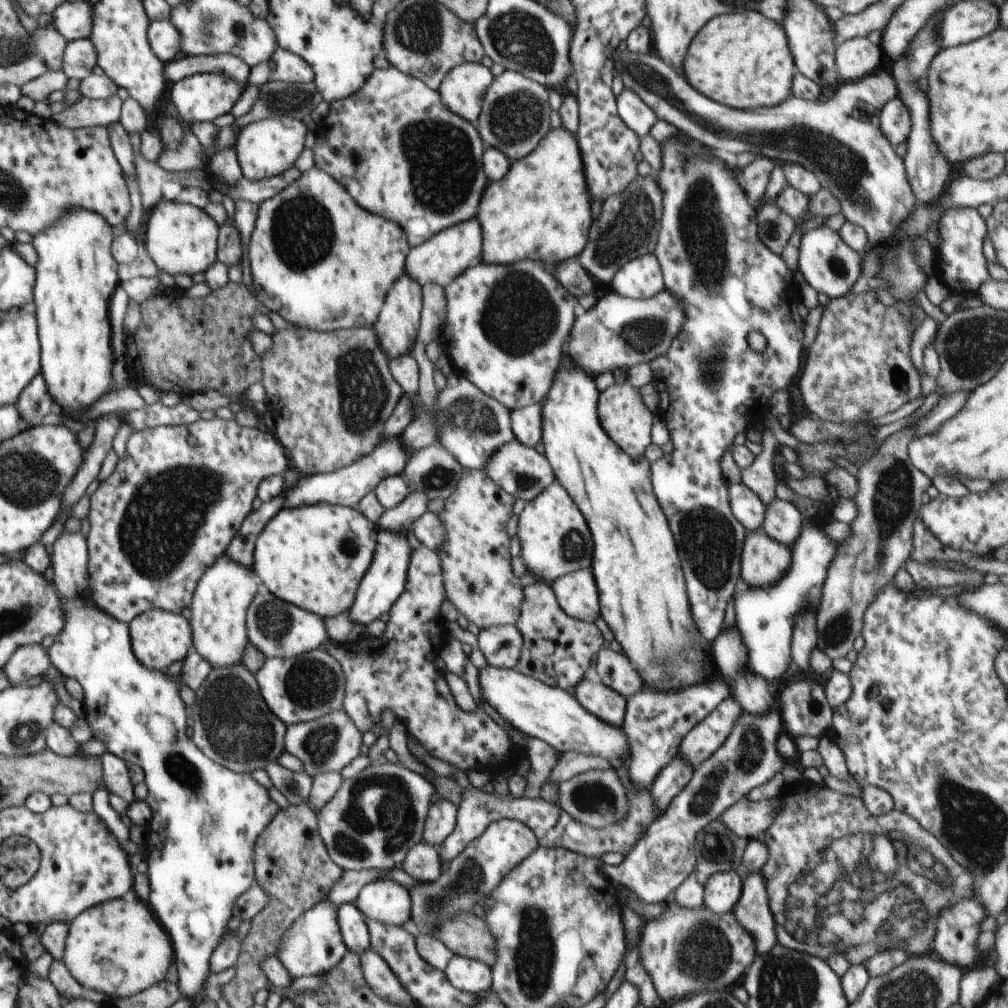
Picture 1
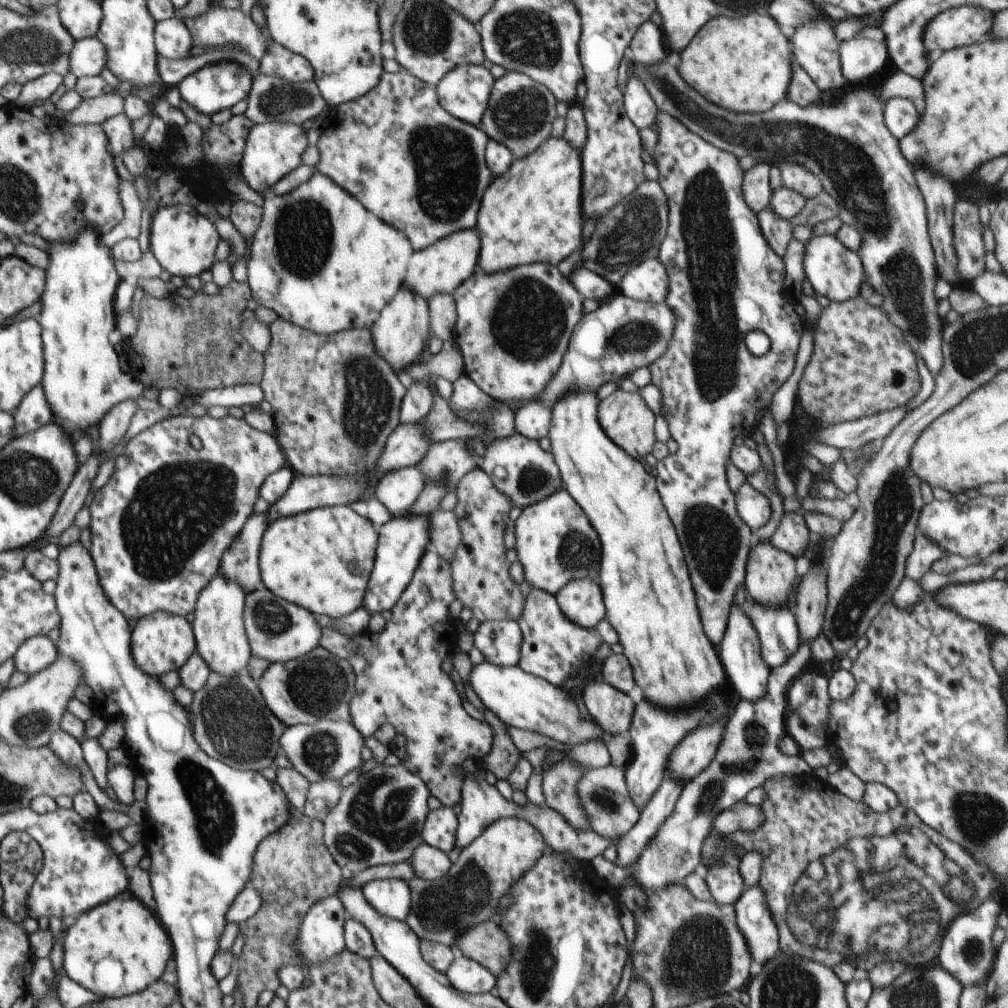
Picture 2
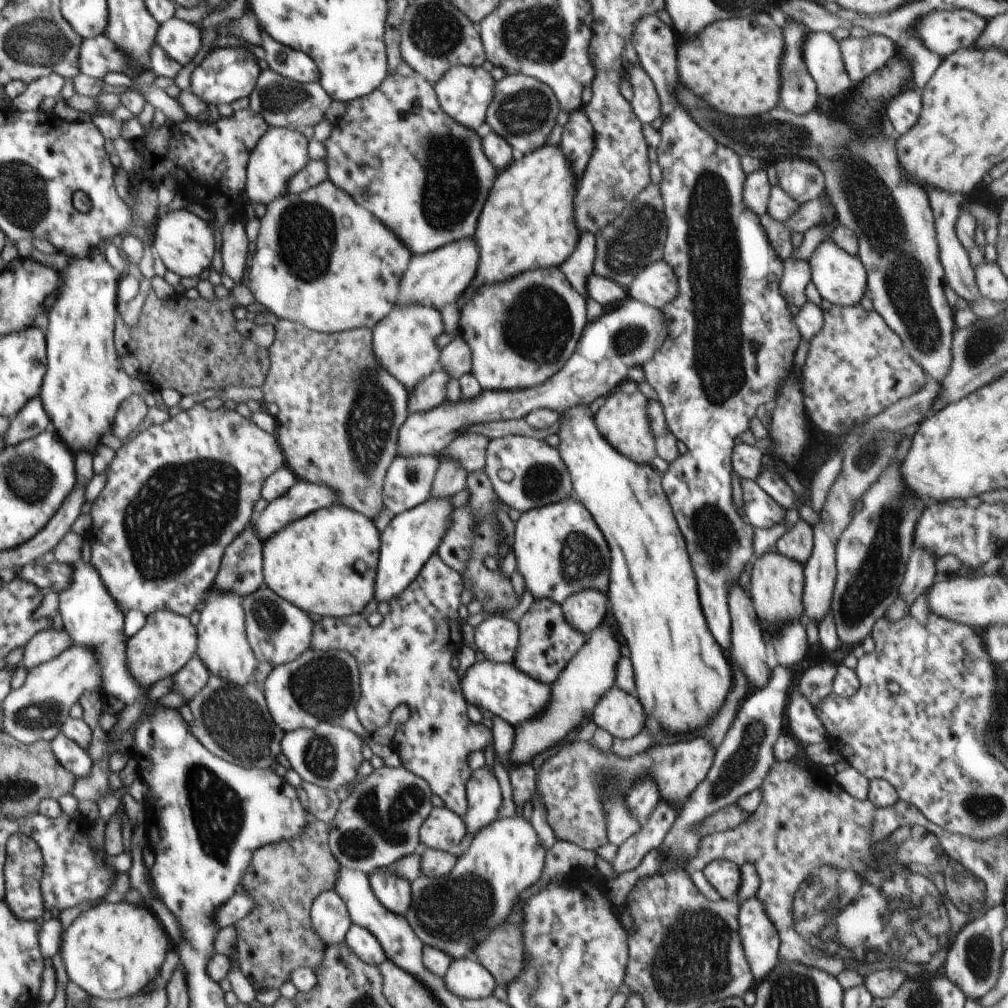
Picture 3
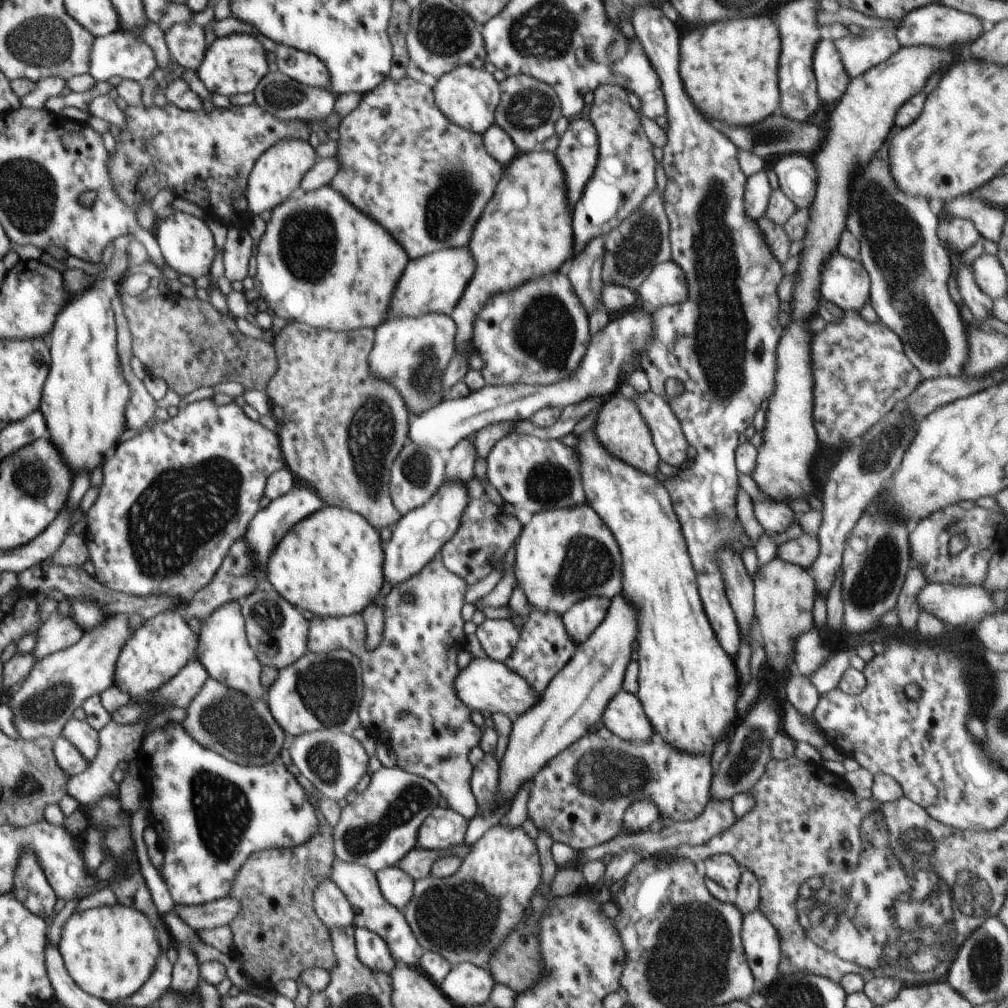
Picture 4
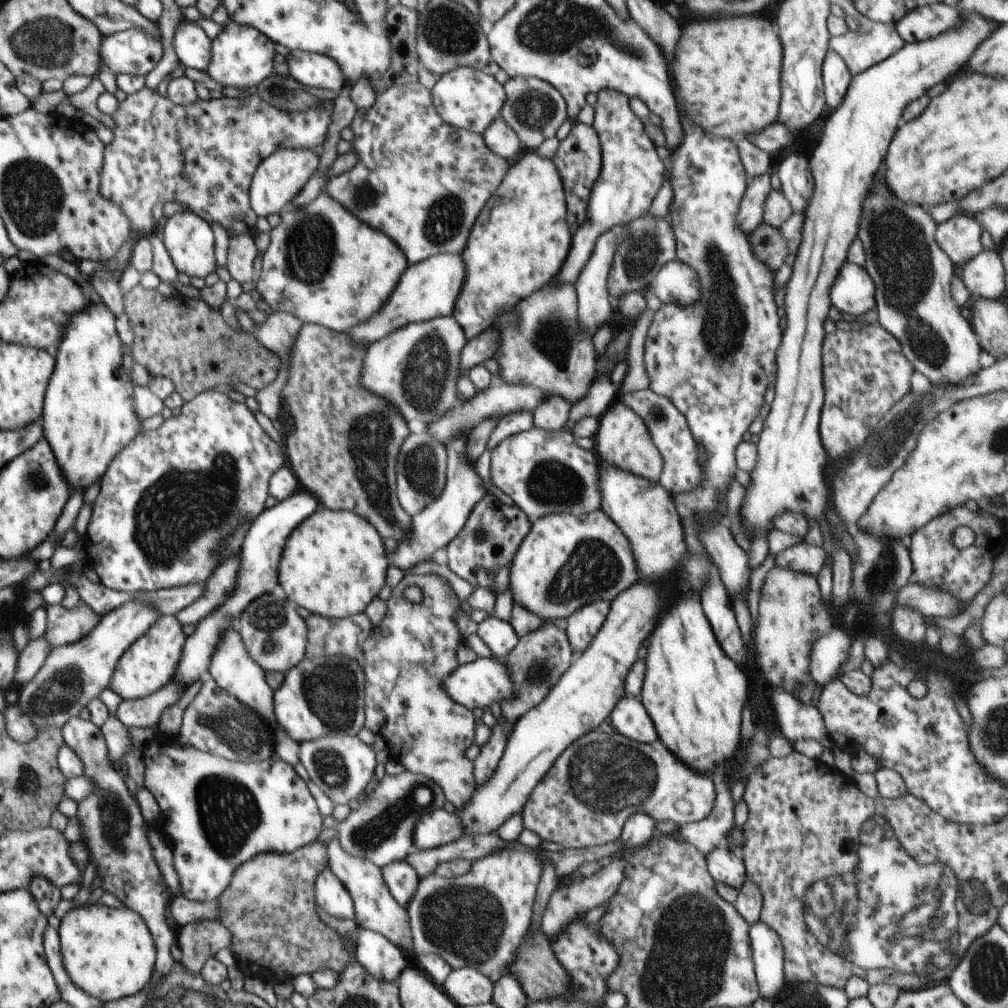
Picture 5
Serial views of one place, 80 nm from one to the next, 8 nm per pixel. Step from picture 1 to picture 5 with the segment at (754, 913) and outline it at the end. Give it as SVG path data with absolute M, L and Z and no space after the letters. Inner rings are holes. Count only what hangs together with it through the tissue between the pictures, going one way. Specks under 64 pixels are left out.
M764 922L750 924L748 930L754 972L762 998L776 1000L785 978L785 955L778 934Z

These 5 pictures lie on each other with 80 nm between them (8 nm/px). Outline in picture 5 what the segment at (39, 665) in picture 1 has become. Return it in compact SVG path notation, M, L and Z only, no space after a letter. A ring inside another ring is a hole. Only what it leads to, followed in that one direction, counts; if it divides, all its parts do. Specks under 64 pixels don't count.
M82 600L78 606L67 610L61 604L47 605L48 622L44 638L53 649L60 646L74 644L94 630L94 626L102 620L102 616L94 614L90 606Z

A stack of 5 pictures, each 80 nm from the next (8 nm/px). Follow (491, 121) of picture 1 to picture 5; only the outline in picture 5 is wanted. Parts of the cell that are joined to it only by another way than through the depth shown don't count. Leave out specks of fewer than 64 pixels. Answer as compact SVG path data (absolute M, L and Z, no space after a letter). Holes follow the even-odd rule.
M516 76L508 80L503 88L506 99L500 110L501 118L516 132L523 148L532 148L536 151L544 140L555 137L558 128L569 119L562 94L544 80Z

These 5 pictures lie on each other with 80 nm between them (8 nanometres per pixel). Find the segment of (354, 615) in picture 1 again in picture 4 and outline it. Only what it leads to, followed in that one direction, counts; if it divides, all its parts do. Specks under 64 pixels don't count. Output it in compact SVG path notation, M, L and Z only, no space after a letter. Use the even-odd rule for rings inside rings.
M446 480L428 502L411 512L406 512L392 528L390 540L382 544L384 580L392 584L392 587L400 586L402 582L421 572L422 568L434 559L441 547L456 534L462 512L466 510L470 500L464 482Z

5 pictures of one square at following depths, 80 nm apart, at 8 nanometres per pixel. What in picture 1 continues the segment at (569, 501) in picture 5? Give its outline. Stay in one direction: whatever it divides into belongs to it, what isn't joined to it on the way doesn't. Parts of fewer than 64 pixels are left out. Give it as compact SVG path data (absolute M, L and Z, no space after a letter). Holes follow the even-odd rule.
M516 438L497 448L487 459L485 469L485 473L502 490L515 499L525 500L526 503L536 498L545 488L556 481L556 475L545 454L540 454L535 447L522 444Z

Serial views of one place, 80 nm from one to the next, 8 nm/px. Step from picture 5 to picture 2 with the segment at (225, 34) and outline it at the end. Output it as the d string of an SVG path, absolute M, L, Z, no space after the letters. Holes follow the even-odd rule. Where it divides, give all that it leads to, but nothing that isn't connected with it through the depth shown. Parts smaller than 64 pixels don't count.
M228 59L219 63L203 66L196 72L189 74L176 86L181 94L181 100L195 106L199 112L212 116L224 108L232 108L234 104L244 100L251 91L253 73L236 61Z

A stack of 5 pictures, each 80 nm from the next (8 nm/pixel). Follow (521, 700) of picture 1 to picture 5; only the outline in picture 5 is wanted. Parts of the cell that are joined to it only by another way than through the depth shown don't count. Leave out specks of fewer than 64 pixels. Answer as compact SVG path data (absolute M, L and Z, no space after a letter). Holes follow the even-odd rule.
M479 657L469 664L459 664L452 674L446 676L446 680L442 680L442 689L454 702L462 704L462 706L470 711L476 708L490 708L491 702L500 705L504 700L512 700L512 696L516 696L514 694L516 690L514 690L514 684L510 680L510 674L506 670L506 666L492 657Z

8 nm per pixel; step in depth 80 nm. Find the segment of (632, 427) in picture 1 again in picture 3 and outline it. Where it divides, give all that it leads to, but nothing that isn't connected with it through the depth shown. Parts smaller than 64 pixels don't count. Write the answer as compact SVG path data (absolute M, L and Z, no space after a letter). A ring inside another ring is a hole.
M620 390L613 391L607 396L606 402L595 415L596 426L606 442L614 446L626 458L634 460L636 464L652 464L657 456L653 434L653 420L648 413L648 400L640 391L626 395Z

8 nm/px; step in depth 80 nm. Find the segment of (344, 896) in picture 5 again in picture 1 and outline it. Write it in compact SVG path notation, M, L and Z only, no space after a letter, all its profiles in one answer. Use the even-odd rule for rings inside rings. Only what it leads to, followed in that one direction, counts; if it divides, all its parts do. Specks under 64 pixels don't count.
M322 901L299 916L294 924L287 928L276 955L293 976L293 980L301 976L326 974L342 960L349 948L343 941L338 922L339 906L332 901Z

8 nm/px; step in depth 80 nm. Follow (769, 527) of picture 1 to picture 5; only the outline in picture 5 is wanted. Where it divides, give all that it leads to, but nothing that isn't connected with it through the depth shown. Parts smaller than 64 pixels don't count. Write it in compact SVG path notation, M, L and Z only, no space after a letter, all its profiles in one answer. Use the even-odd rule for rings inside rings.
M803 541L795 546L786 548L784 552L780 552L776 556L775 566L817 577L823 568L827 556L824 547L820 548Z

